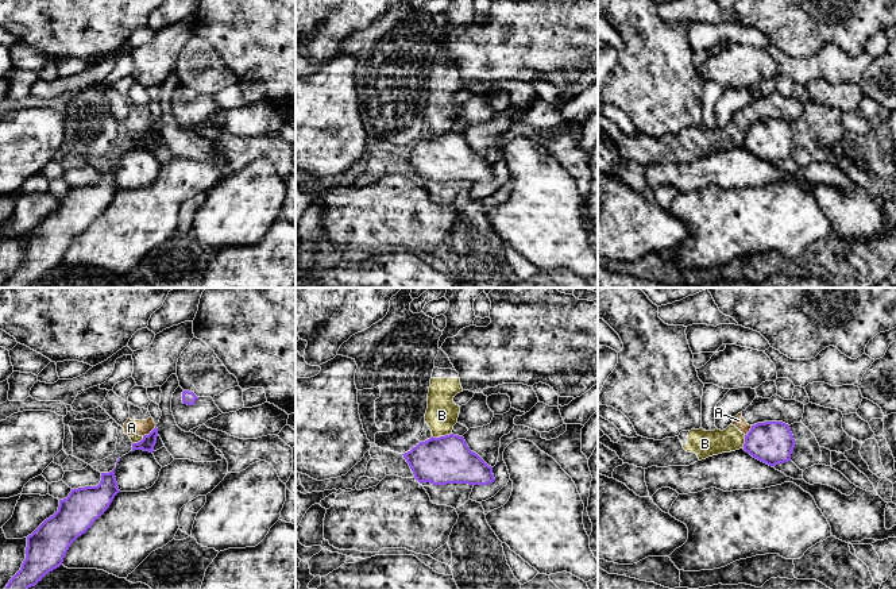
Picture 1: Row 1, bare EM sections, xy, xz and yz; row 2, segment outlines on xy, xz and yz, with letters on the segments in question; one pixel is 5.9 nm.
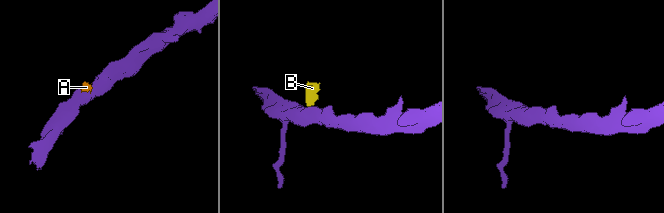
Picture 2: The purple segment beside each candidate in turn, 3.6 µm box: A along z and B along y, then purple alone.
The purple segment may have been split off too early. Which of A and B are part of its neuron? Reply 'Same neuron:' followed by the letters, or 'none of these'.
Same neuron: none of these

